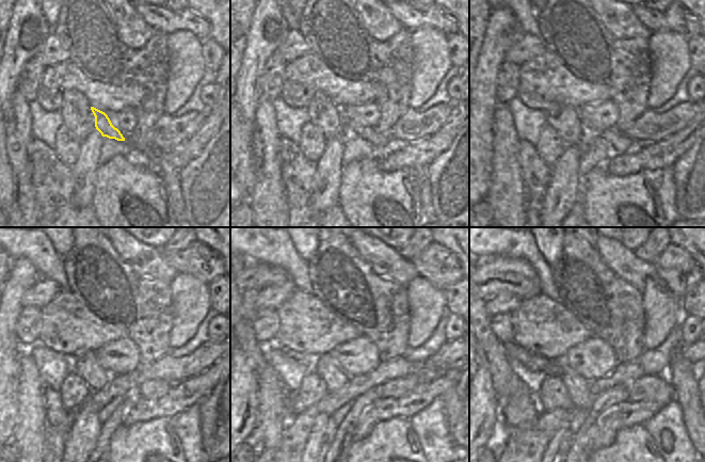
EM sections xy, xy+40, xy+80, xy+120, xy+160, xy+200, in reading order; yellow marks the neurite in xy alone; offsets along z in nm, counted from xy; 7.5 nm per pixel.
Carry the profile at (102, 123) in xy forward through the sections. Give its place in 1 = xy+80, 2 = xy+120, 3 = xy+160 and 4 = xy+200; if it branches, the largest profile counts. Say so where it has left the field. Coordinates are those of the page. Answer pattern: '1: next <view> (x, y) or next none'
1: next xy+80 (620, 144)
2: next xy+120 (151, 388)
3: next xy+160 (400, 386)
4: next xy+200 (658, 388)

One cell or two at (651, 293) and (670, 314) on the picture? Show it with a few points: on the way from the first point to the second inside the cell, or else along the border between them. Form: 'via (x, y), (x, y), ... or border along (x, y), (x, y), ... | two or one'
via (656, 299), (665, 308) | one

